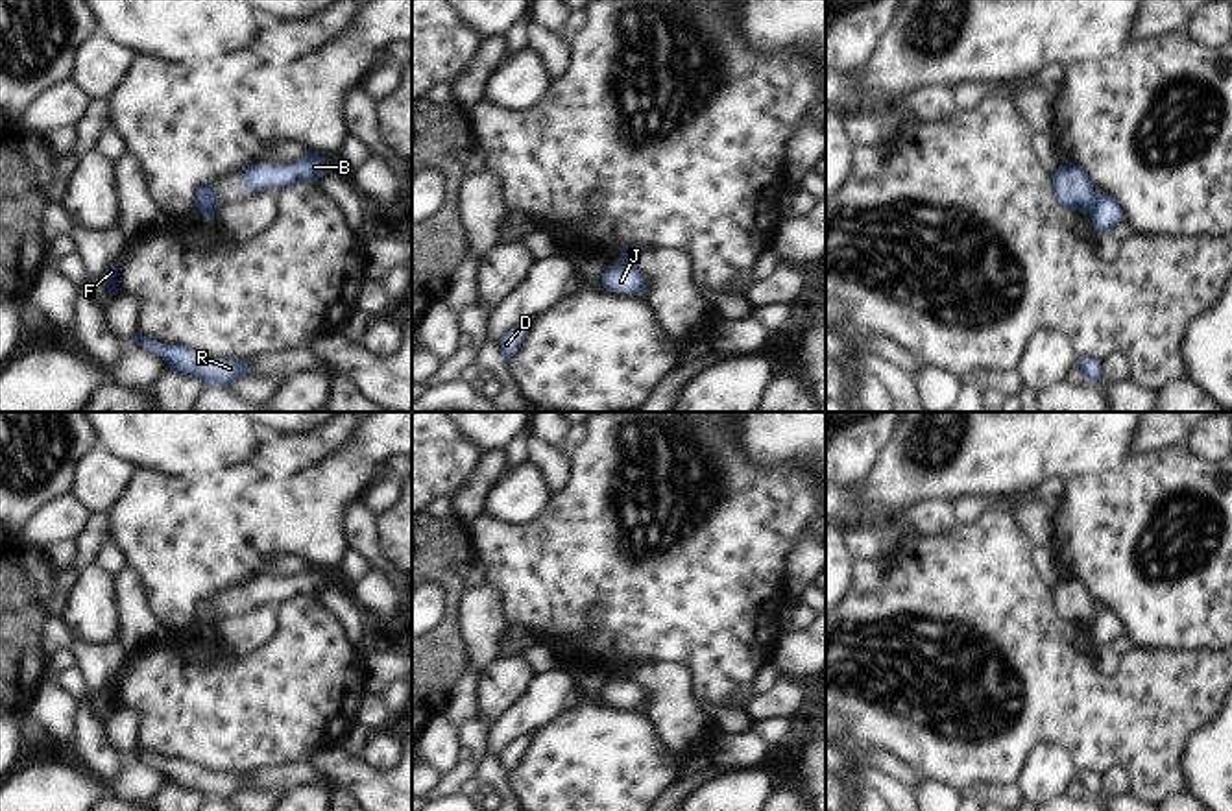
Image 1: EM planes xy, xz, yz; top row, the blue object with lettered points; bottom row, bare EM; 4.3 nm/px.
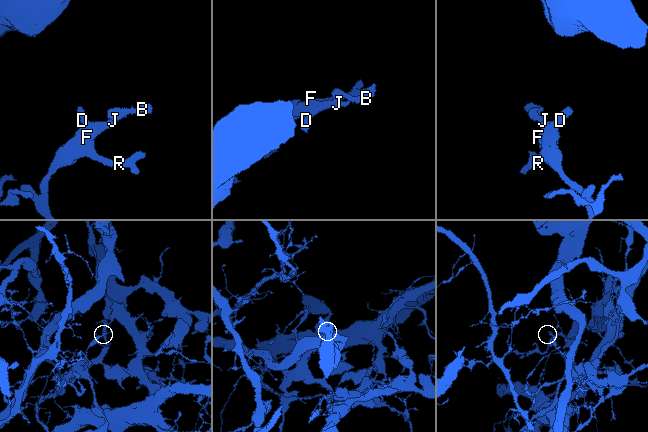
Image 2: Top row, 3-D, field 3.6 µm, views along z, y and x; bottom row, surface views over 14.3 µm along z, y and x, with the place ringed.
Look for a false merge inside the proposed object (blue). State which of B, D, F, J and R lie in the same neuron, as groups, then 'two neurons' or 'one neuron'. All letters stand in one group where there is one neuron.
B / D F J R | two neurons

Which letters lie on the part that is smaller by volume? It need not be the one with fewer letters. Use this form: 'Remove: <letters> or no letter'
Remove: B

